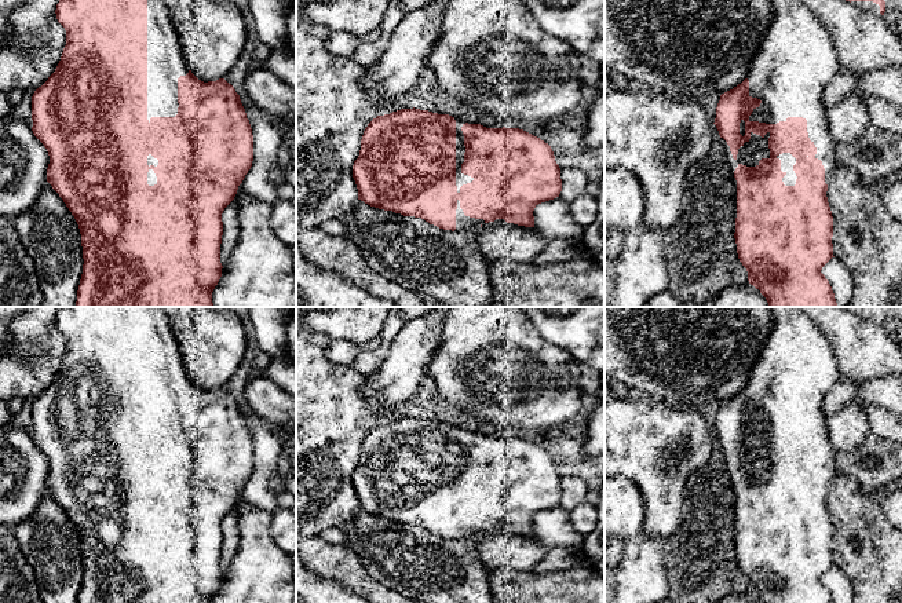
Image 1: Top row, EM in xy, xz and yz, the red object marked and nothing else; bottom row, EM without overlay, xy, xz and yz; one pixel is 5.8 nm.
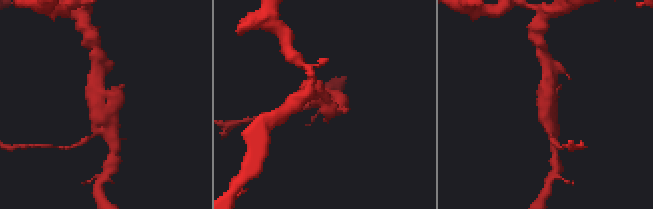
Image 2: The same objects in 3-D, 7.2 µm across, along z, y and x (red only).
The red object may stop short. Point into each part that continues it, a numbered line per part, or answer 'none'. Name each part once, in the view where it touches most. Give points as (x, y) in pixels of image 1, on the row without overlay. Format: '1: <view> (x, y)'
1: xy (165, 368)

